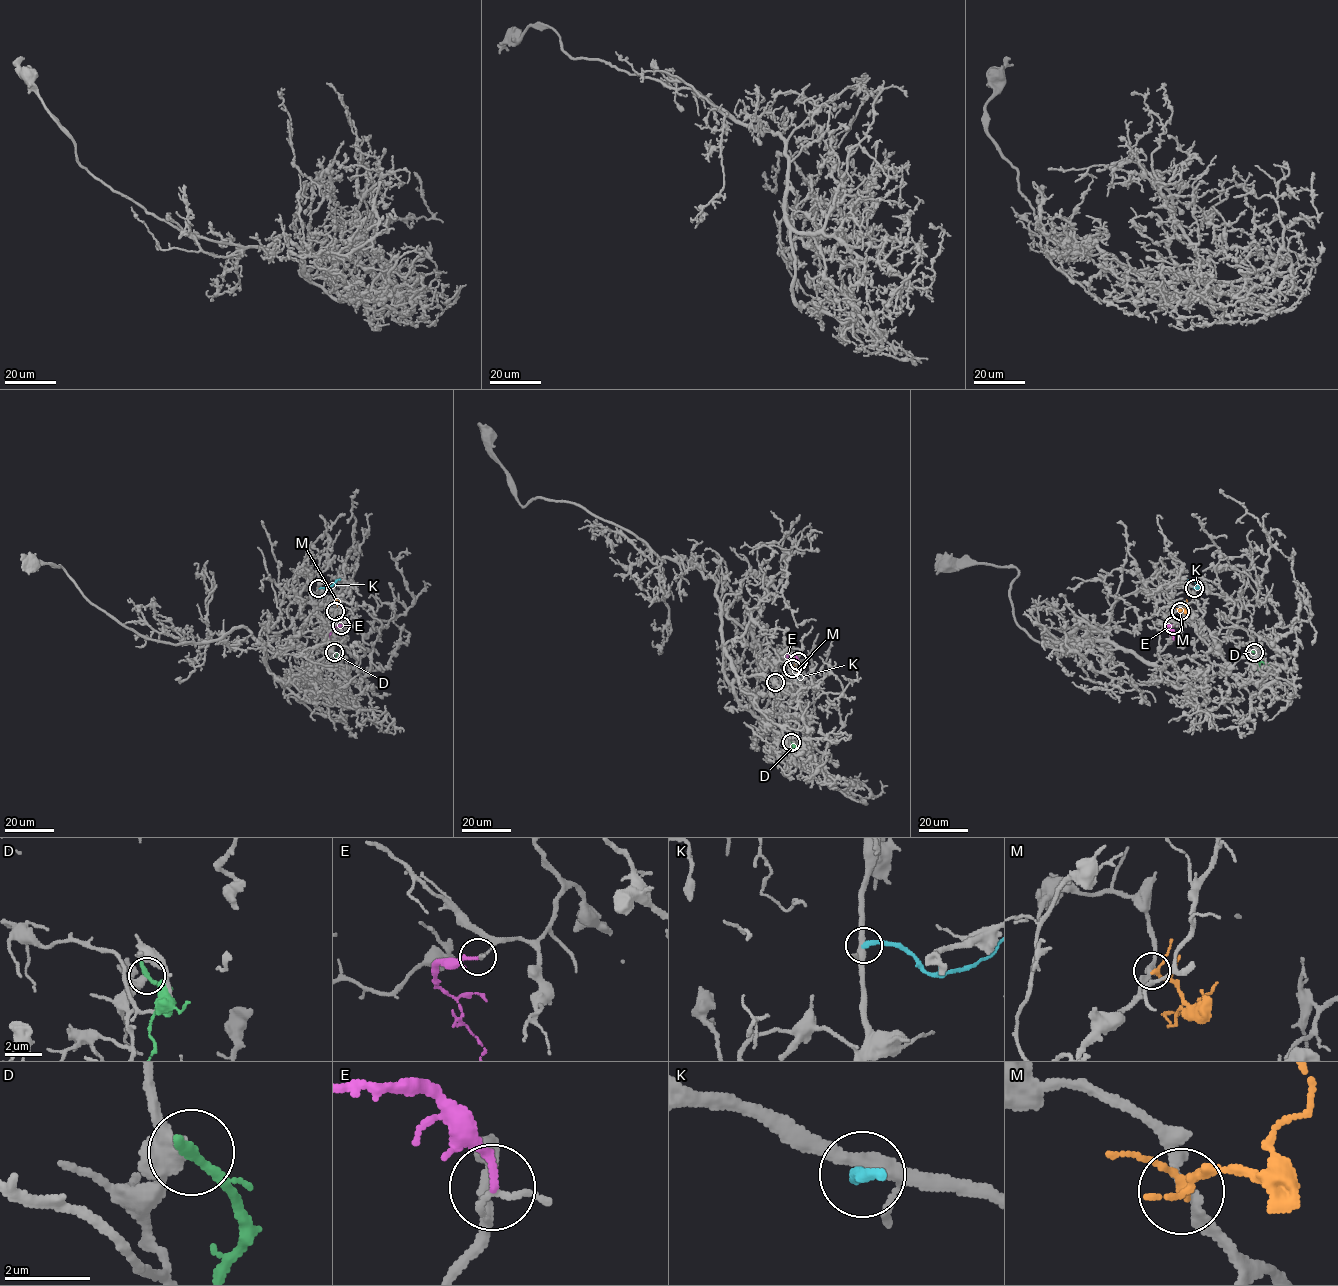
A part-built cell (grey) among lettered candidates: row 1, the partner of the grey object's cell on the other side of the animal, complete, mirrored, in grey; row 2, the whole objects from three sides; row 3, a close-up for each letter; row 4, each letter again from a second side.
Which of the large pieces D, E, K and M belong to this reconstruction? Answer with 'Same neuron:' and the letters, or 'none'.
Same neuron: none

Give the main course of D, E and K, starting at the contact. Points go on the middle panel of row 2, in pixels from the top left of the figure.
D: (791, 742), (792, 757)
E: (798, 661), (794, 655), (788, 655), (786, 661)
K: (775, 682), (789, 686), (797, 681), (798, 676)

